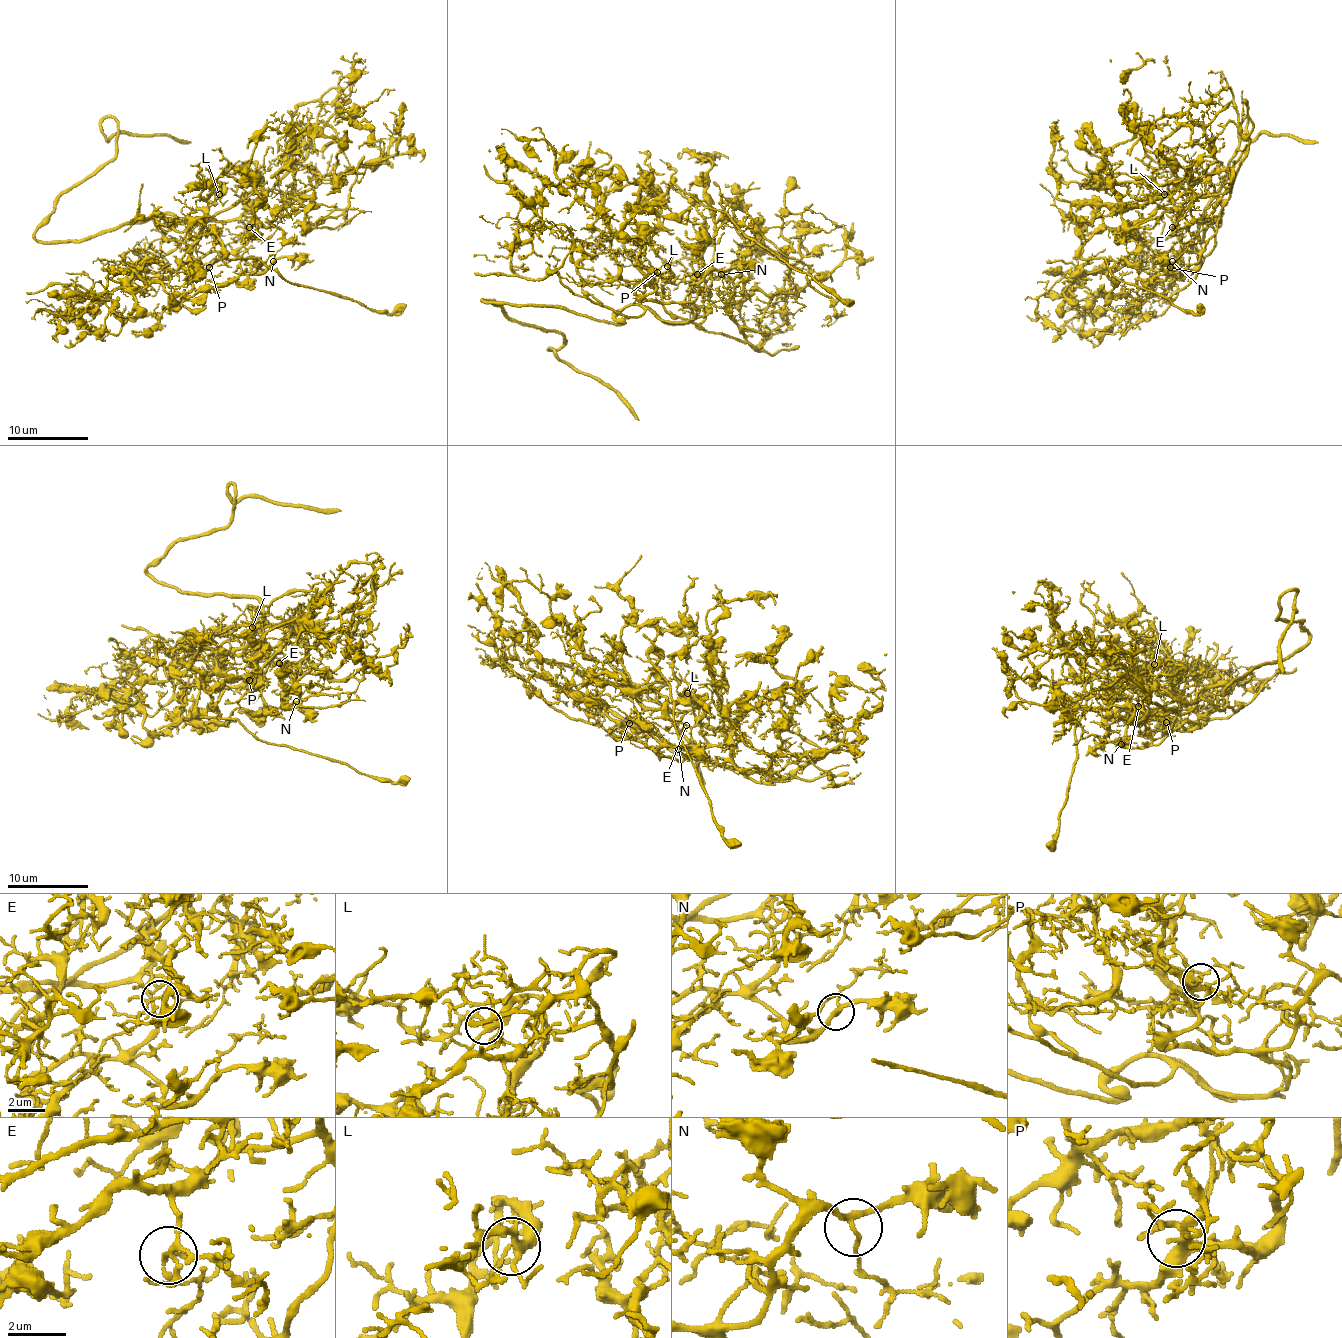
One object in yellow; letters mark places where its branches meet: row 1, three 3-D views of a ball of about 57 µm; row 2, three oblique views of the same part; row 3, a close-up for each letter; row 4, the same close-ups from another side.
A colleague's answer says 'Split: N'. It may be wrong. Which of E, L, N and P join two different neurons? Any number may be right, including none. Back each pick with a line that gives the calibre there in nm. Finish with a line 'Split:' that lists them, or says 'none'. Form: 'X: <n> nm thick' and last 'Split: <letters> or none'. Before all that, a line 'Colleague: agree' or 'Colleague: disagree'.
Colleague: disagree
Split: none

